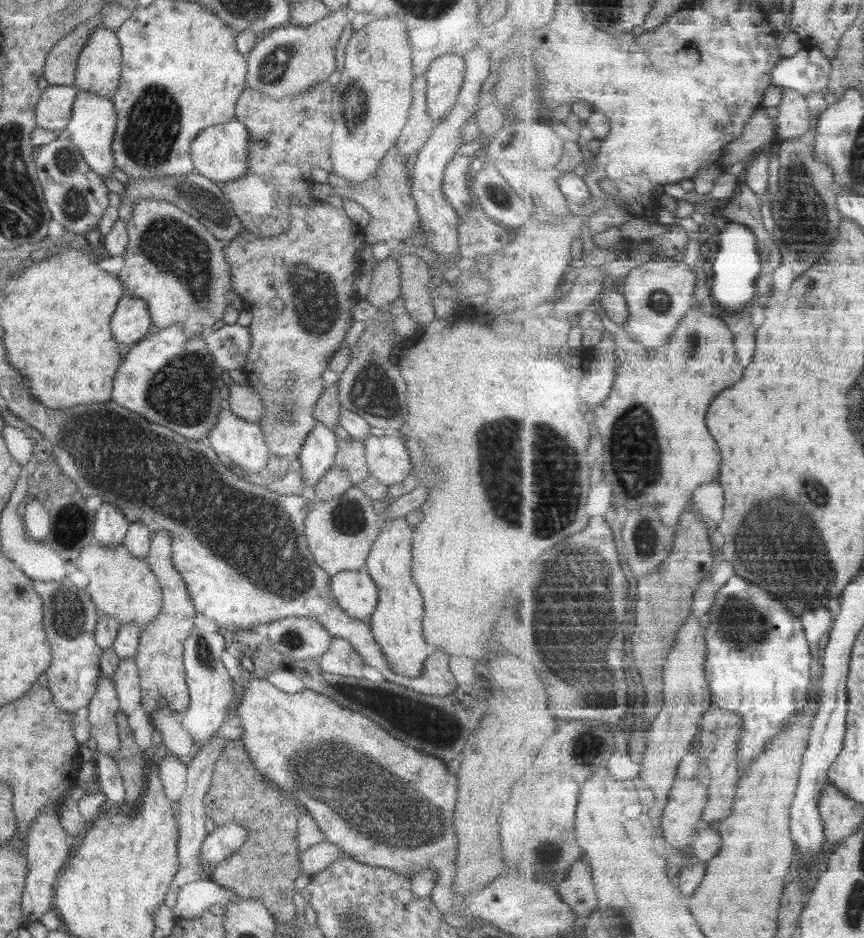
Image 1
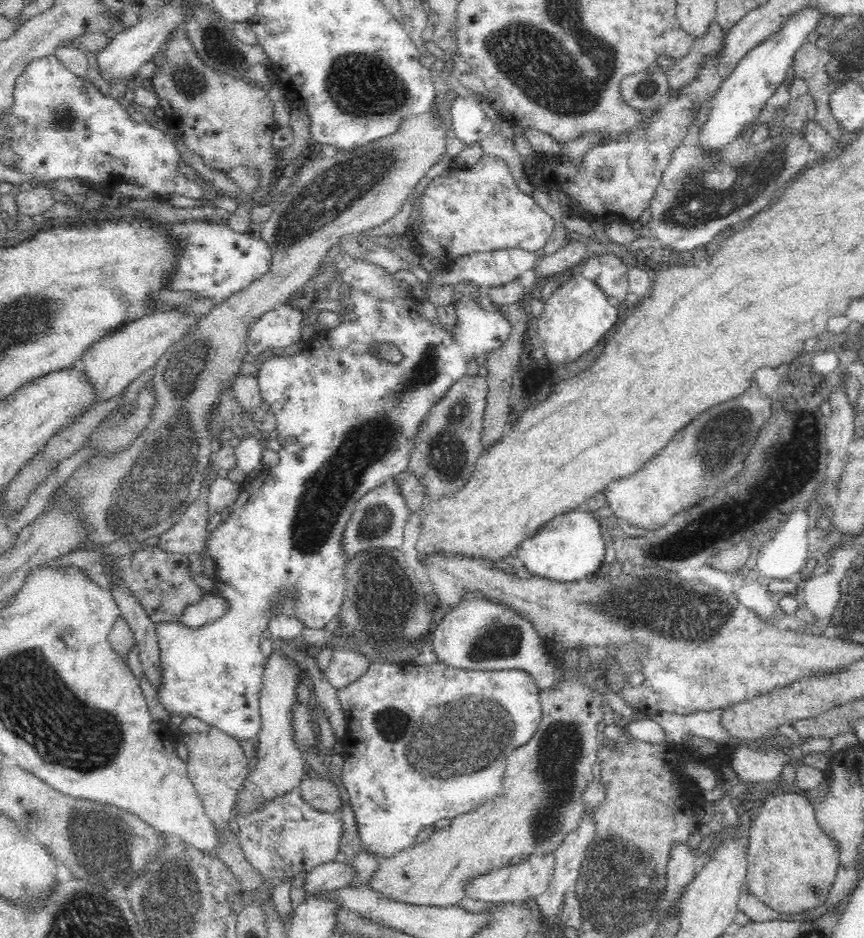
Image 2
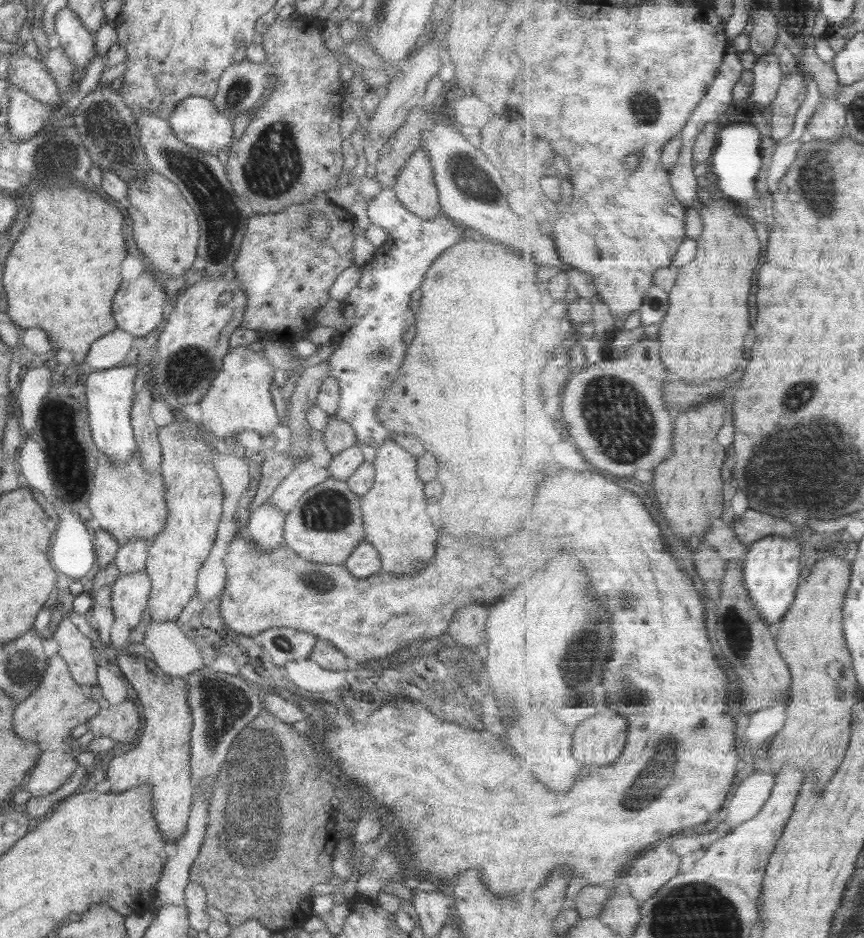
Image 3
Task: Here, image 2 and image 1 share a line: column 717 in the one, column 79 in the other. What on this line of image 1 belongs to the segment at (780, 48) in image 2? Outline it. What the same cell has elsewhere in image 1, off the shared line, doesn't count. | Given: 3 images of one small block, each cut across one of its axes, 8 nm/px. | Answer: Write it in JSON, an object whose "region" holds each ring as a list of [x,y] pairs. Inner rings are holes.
{"region":[[[77,90],[76,100],[72,104],[72,114],[70,122],[66,126],[65,135],[76,144],[80,150],[86,164],[91,166],[92,170],[103,178],[110,178],[110,174],[114,172],[114,159],[112,158],[112,140],[116,132],[116,110],[114,110],[113,102],[108,98],[90,94],[90,92],[80,92]]]}

